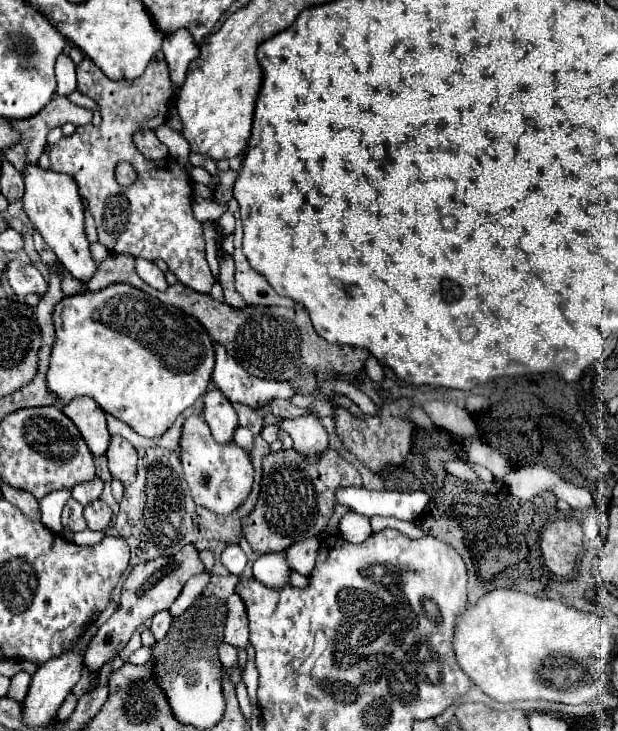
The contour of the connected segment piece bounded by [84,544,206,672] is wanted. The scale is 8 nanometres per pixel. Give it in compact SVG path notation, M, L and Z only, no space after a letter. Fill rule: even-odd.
M188 544L182 548L182 552L178 552L174 558L158 558L152 562L144 562L132 568L132 572L128 574L124 586L122 586L122 598L120 598L120 608L112 614L112 618L108 622L104 622L96 636L90 640L88 648L86 648L86 656L84 656L84 664L88 670L98 672L100 666L118 656L118 652L128 644L130 634L140 628L150 616L158 614L160 610L168 610L172 606L172 602L176 600L176 596L182 592L184 584L204 572L204 562L198 556L198 548L194 544Z

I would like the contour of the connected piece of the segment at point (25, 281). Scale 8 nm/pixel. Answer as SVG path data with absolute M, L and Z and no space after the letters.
M18 258L8 262L8 266L4 270L4 276L8 278L16 296L24 296L24 294L30 294L30 292L36 292L36 294L42 296L48 288L42 274L32 264L26 264Z

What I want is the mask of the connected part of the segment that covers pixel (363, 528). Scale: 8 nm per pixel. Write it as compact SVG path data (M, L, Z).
M347 512L339 521L339 534L344 540L352 542L352 544L364 542L372 534L370 518L360 516L356 512Z

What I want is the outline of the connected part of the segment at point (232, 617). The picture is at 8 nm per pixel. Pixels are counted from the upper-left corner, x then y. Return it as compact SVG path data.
M232 594L226 604L228 604L228 618L226 618L224 640L236 648L246 648L246 644L248 644L248 620L246 620L242 598L238 594Z

